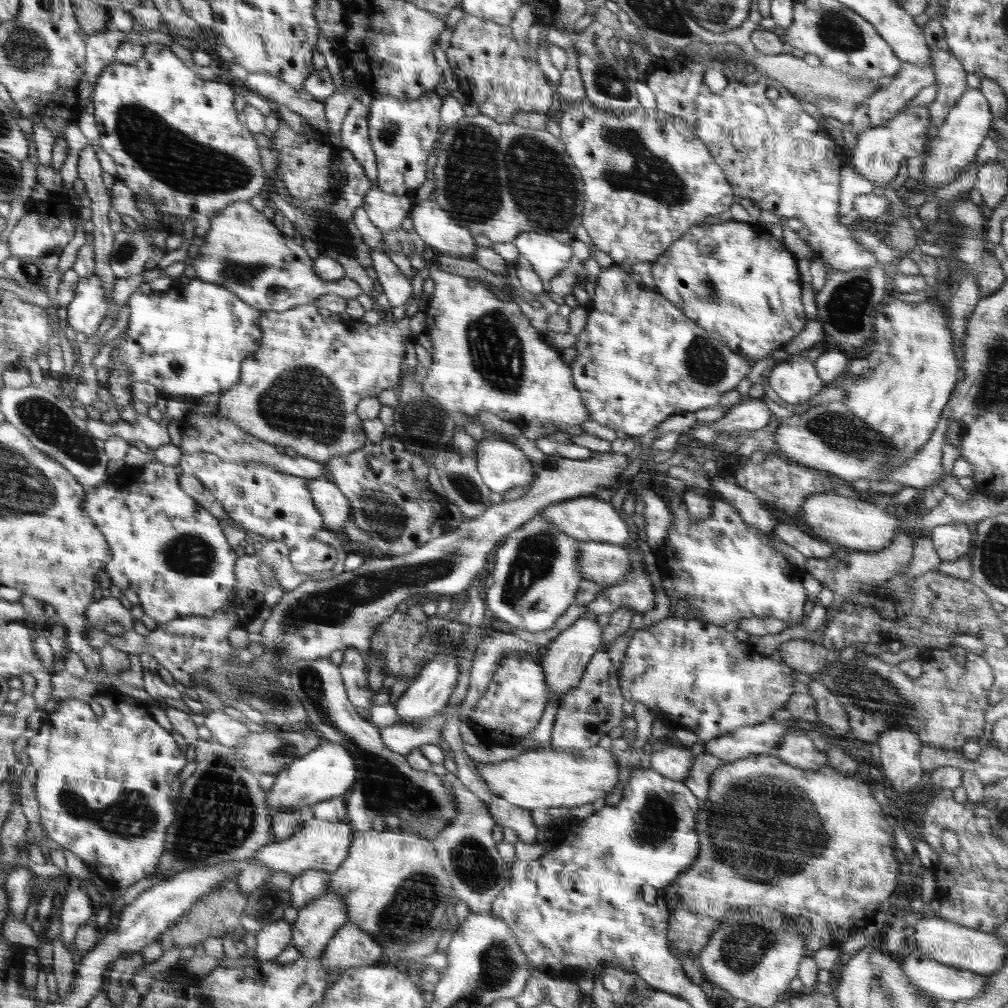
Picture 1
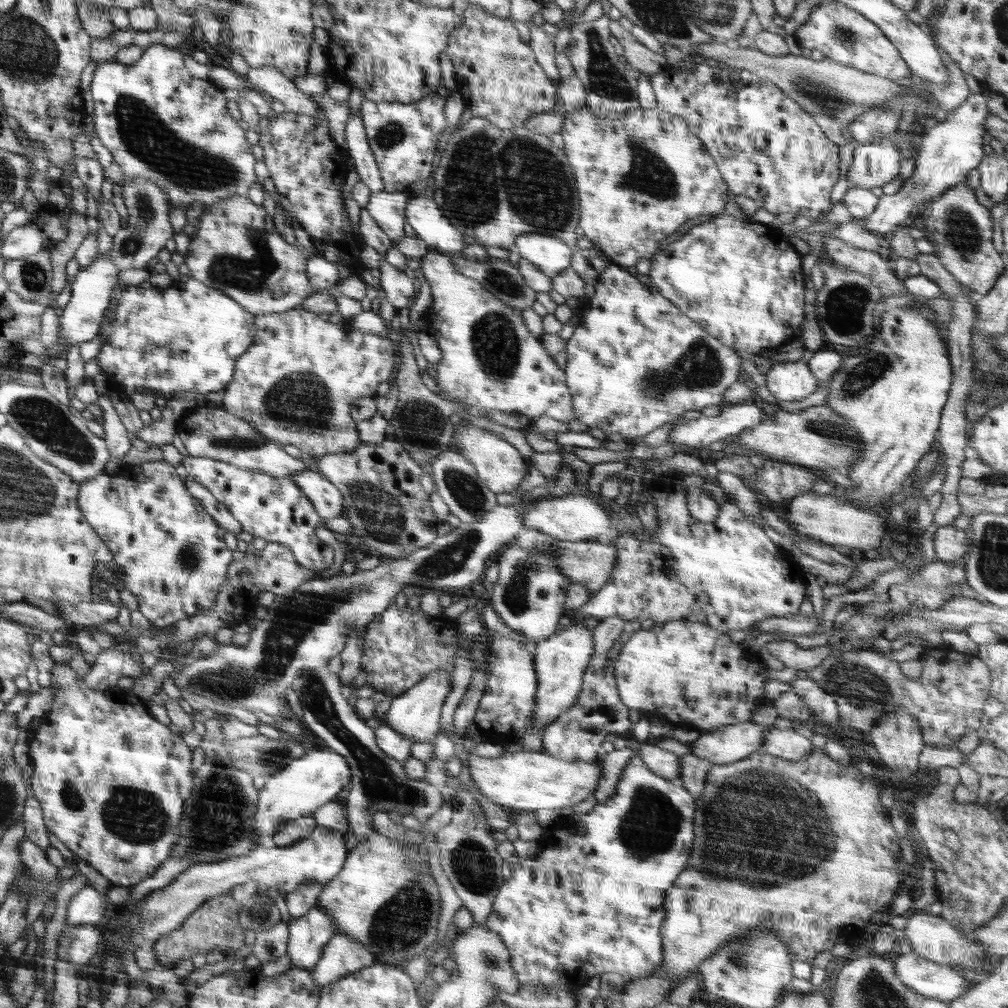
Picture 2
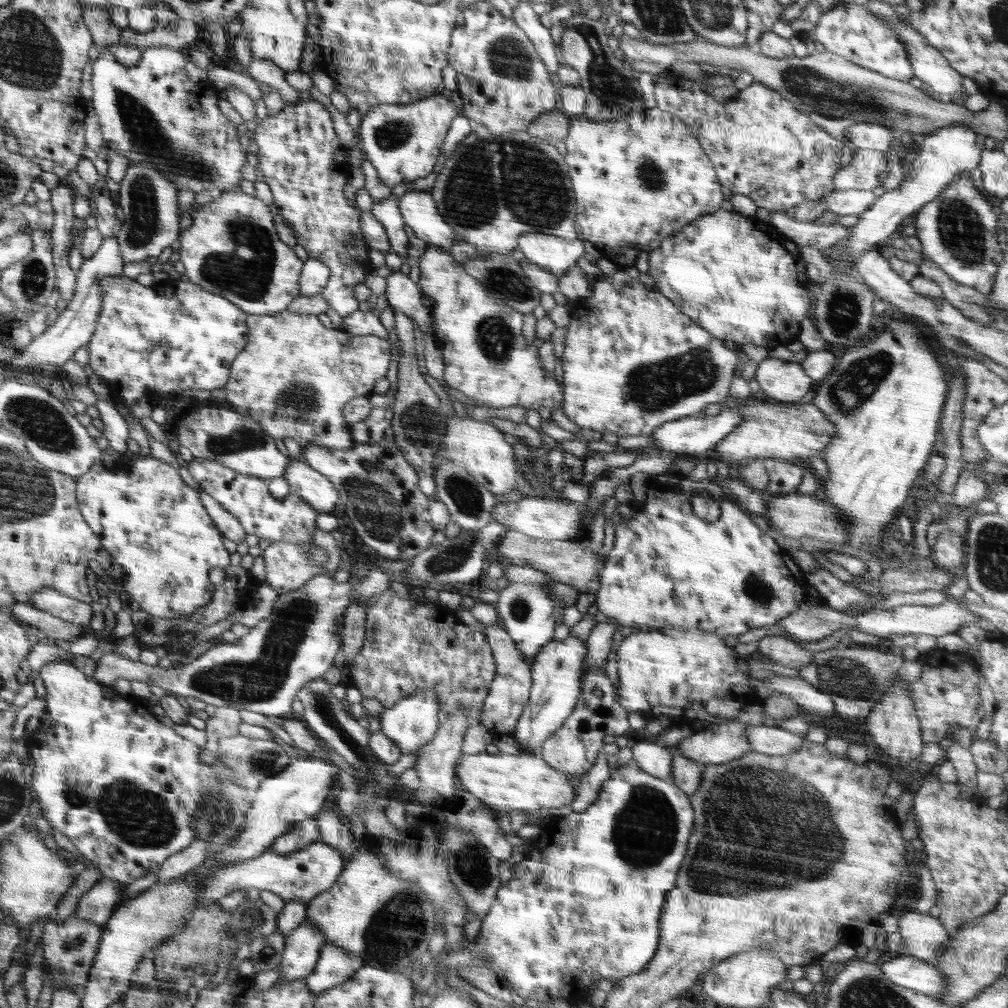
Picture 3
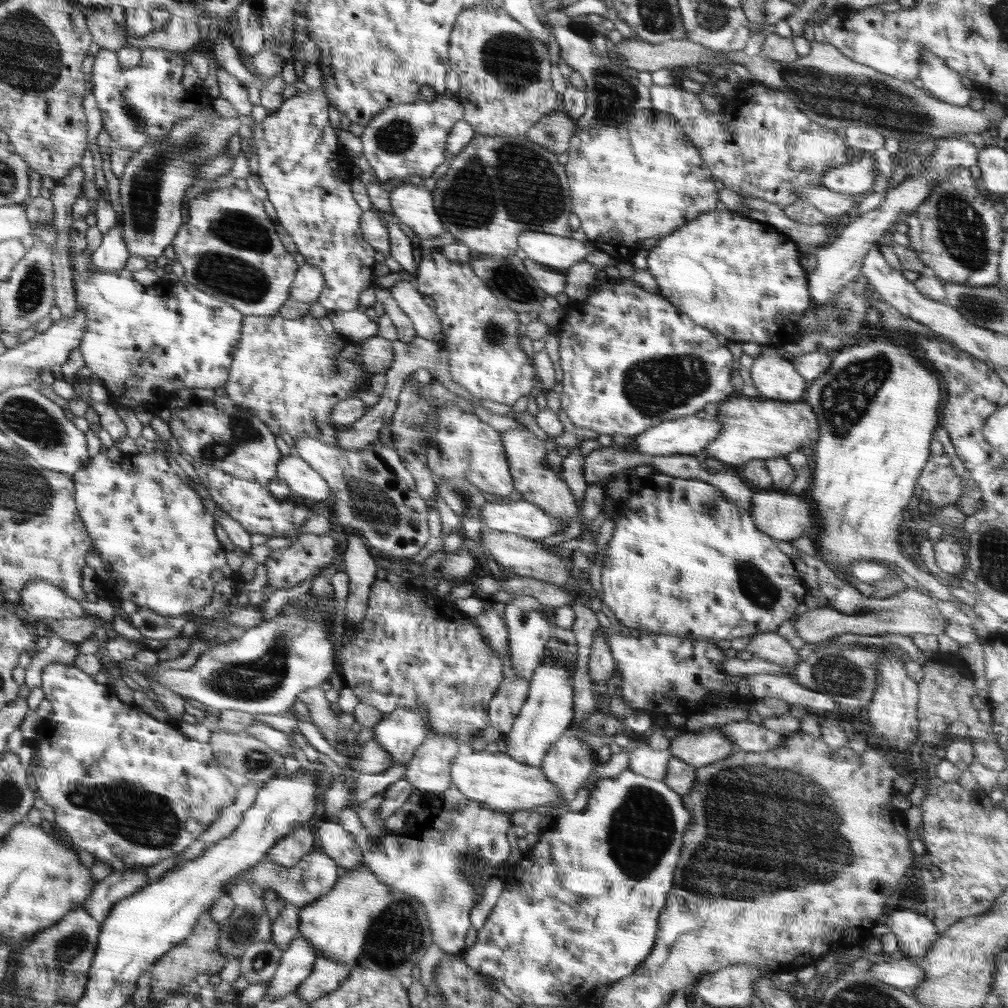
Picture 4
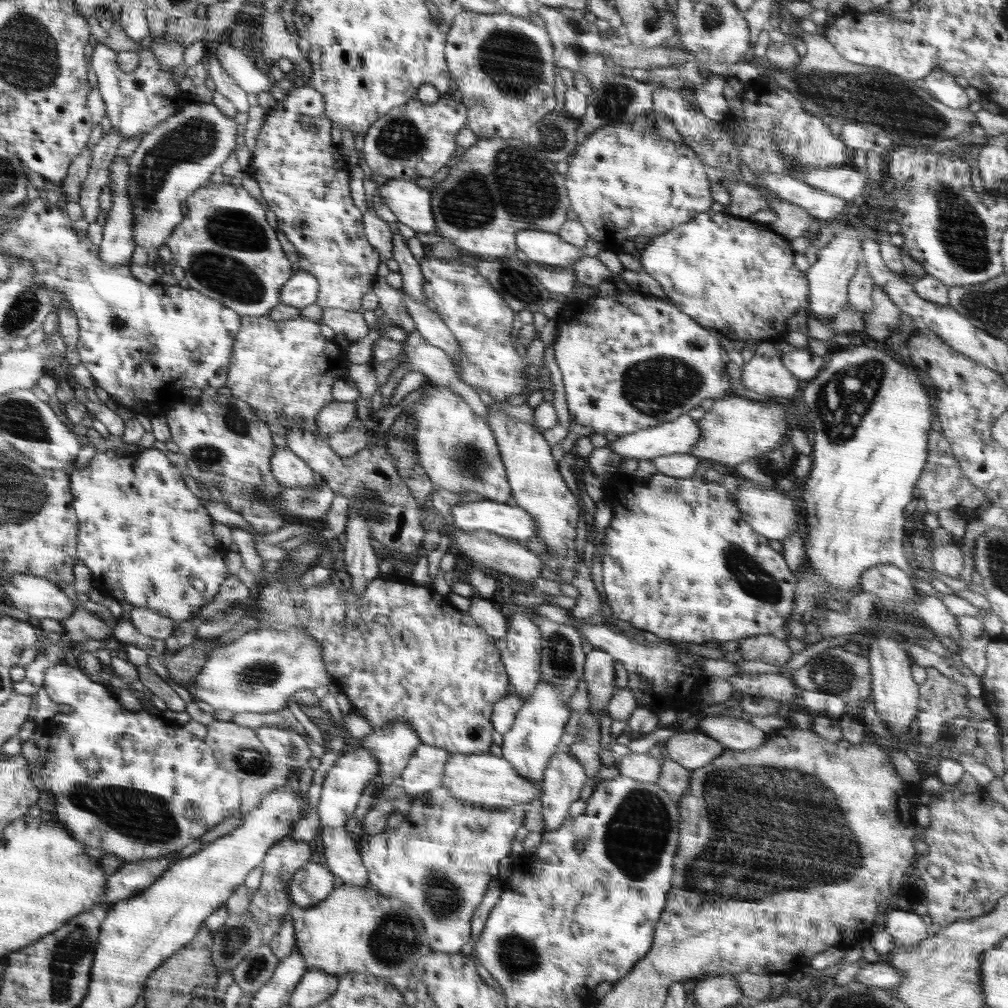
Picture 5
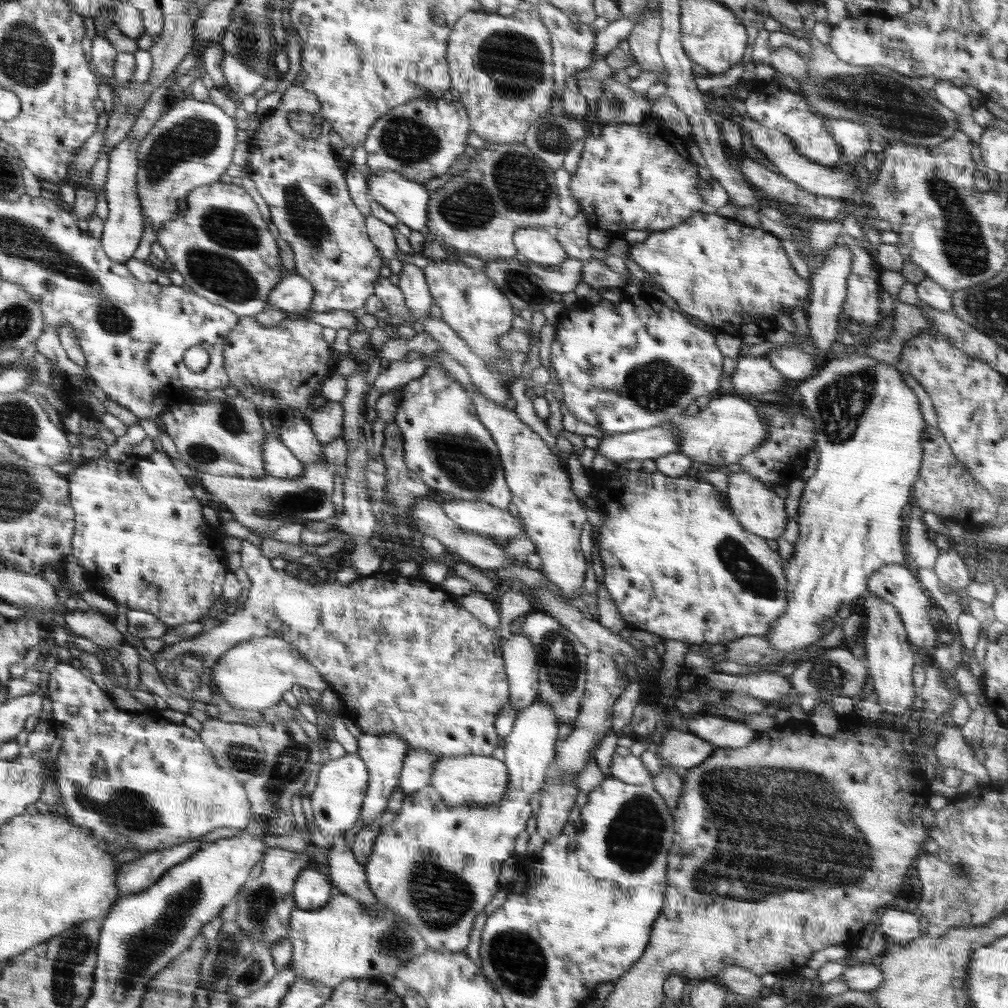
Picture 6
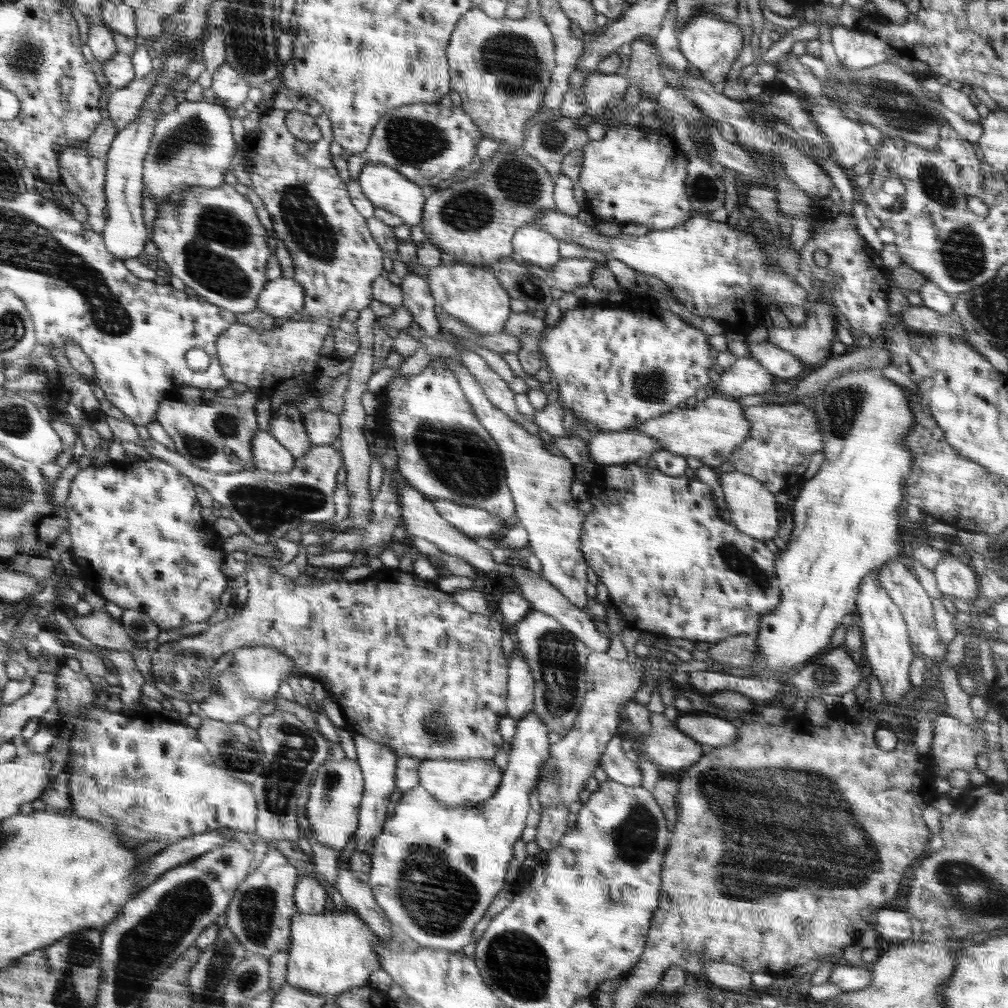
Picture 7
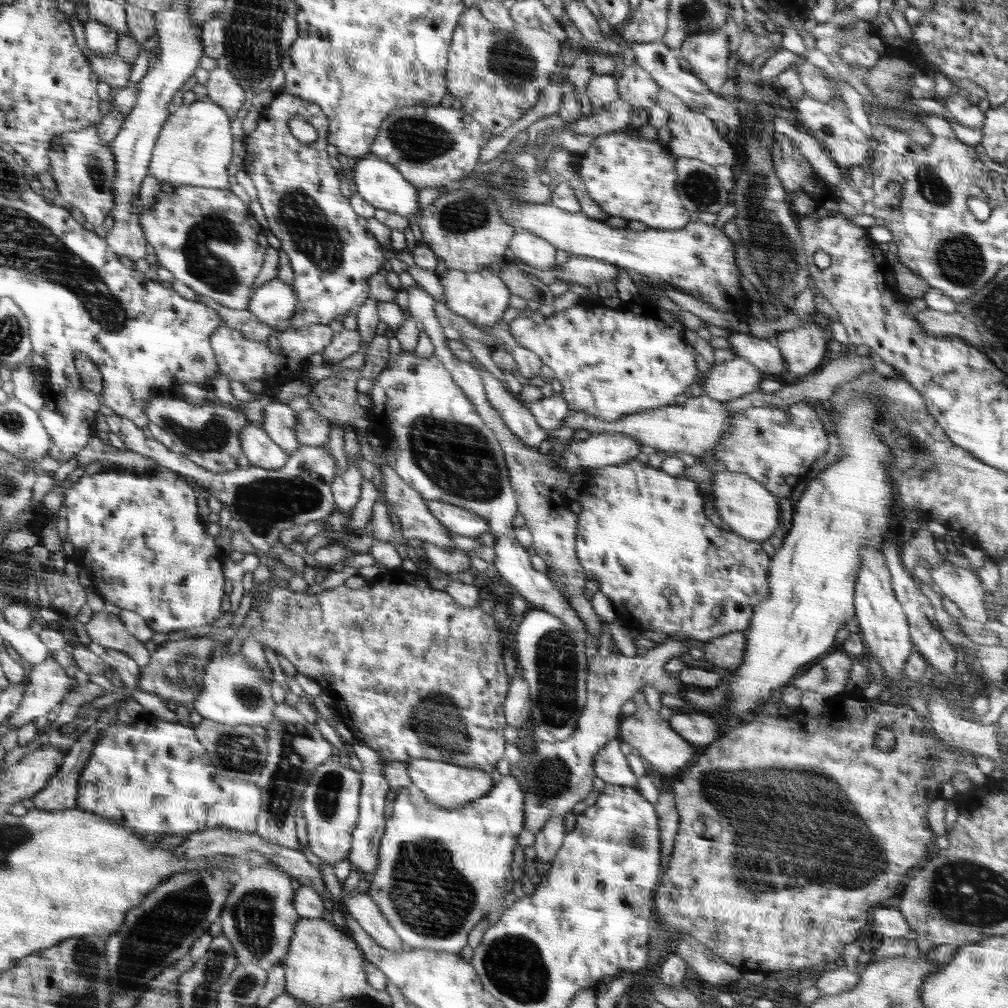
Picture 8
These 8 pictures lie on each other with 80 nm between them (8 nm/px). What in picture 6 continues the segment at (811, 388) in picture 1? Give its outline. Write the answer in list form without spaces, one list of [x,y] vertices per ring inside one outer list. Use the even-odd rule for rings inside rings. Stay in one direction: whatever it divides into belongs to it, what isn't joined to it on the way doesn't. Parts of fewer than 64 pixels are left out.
[[[744,355],[737,360],[731,383],[736,395],[747,397],[751,394],[782,391],[782,388],[786,388],[786,385],[792,384],[793,381],[780,374],[765,355]]]

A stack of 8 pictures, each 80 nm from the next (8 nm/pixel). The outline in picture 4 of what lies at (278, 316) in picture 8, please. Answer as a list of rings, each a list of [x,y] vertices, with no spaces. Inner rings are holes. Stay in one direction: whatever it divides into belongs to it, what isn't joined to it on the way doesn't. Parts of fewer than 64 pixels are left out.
[[[301,263],[291,284],[289,299],[298,302],[313,302],[320,296],[323,288],[322,271],[318,267]]]

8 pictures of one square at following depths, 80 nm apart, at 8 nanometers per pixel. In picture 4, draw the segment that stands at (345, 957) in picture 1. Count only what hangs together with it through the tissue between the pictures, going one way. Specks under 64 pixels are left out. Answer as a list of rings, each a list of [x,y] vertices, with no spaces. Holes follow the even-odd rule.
[[[318,956],[312,972],[297,986],[296,993],[306,1002],[314,1002],[336,990],[348,978],[350,970],[347,964]]]

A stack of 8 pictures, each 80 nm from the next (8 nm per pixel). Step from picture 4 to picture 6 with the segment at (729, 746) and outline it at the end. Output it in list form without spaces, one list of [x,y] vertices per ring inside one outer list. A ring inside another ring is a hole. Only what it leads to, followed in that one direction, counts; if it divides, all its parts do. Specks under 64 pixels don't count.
[[[670,722],[662,732],[664,731],[666,732],[657,750],[662,765],[671,764],[691,769],[703,763],[717,748],[694,734],[672,729]]]

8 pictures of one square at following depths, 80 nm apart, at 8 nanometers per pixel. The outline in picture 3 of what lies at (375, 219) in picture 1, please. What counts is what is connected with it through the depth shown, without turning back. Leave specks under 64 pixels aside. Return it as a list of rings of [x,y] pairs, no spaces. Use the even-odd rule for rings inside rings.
[[[390,194],[386,201],[374,203],[371,212],[376,220],[382,224],[390,242],[390,249],[394,253],[398,253],[403,262],[412,262],[406,254],[409,238],[404,231],[405,223],[400,209],[398,209],[398,200],[400,197]]]

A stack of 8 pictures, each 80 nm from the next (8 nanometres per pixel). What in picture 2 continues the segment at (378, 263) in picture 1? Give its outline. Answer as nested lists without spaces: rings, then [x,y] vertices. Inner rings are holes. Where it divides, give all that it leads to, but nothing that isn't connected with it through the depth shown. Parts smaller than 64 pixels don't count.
[[[382,258],[377,275],[388,302],[397,309],[397,313],[401,310],[408,311],[414,305],[417,293],[409,272],[394,268]]]

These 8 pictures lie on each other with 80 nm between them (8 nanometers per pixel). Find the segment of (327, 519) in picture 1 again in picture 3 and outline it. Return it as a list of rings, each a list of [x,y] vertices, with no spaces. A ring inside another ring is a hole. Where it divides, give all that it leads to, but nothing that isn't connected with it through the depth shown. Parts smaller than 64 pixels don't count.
[[[292,459],[283,477],[288,481],[289,488],[295,489],[312,508],[320,513],[330,514],[338,504],[339,492],[330,480],[296,459]]]

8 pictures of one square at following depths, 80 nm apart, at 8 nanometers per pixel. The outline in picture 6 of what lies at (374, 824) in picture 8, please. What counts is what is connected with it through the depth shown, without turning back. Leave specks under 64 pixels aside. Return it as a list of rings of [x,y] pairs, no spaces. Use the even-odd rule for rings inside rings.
[[[363,733],[357,739],[357,753],[365,762],[369,776],[367,790],[360,812],[363,828],[388,810],[387,803],[392,792],[399,786],[399,776],[401,775],[403,760],[406,754],[408,754],[408,751],[410,751],[409,746],[396,733],[388,733],[380,735],[380,737]]]

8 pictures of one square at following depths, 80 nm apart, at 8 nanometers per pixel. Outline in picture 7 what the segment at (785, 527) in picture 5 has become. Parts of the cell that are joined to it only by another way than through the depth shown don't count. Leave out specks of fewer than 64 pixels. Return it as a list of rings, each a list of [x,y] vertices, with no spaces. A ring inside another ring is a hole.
[[[724,468],[719,470],[719,483],[722,486],[722,494],[726,501],[726,517],[733,525],[745,535],[756,540],[766,541],[777,536],[780,526],[778,525],[778,504],[782,500],[772,494],[759,480],[753,476]]]

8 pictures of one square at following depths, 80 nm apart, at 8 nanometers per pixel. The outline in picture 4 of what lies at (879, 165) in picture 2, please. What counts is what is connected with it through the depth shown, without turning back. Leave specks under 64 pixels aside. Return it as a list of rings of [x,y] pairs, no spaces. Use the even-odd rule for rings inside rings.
[[[862,151],[860,159],[852,158],[838,168],[826,172],[820,177],[822,187],[846,196],[856,196],[865,193],[874,186],[876,160],[871,151]]]

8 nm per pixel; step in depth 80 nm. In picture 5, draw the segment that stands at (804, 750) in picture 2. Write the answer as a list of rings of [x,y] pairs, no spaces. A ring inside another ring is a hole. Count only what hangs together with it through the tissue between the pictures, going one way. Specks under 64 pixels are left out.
[[[723,715],[703,719],[698,732],[721,742],[726,749],[740,751],[750,751],[770,740],[770,734],[755,728],[750,722]]]

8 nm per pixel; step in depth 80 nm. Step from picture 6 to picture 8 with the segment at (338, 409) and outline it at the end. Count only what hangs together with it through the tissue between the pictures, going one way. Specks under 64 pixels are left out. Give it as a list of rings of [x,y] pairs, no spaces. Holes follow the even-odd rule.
[[[311,409],[297,411],[295,433],[300,446],[321,446],[329,442],[328,434],[336,428],[337,425]]]

